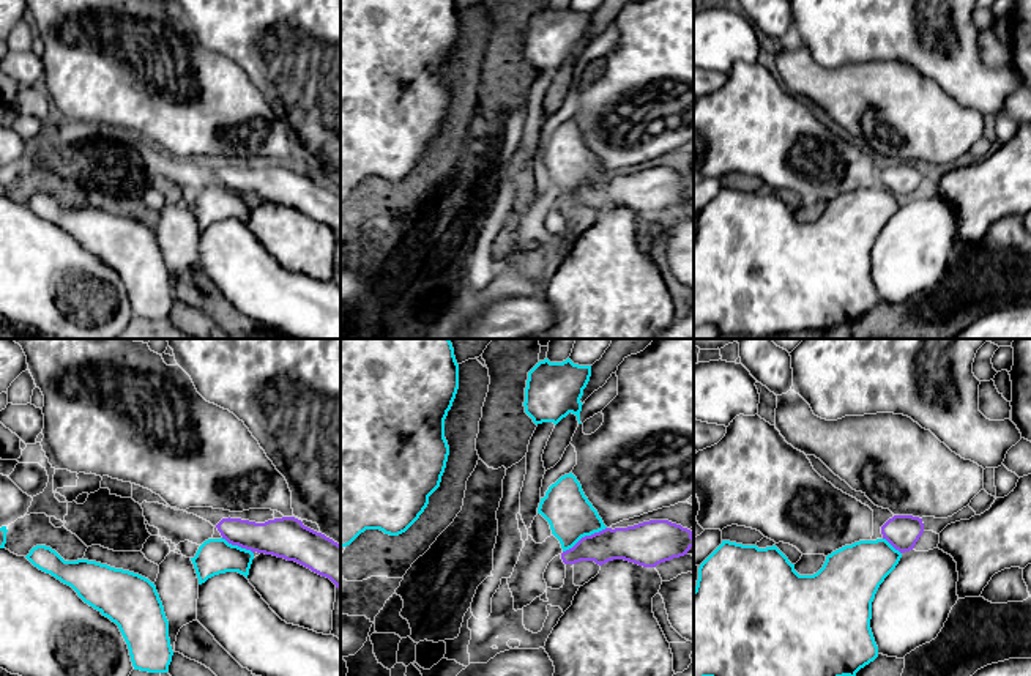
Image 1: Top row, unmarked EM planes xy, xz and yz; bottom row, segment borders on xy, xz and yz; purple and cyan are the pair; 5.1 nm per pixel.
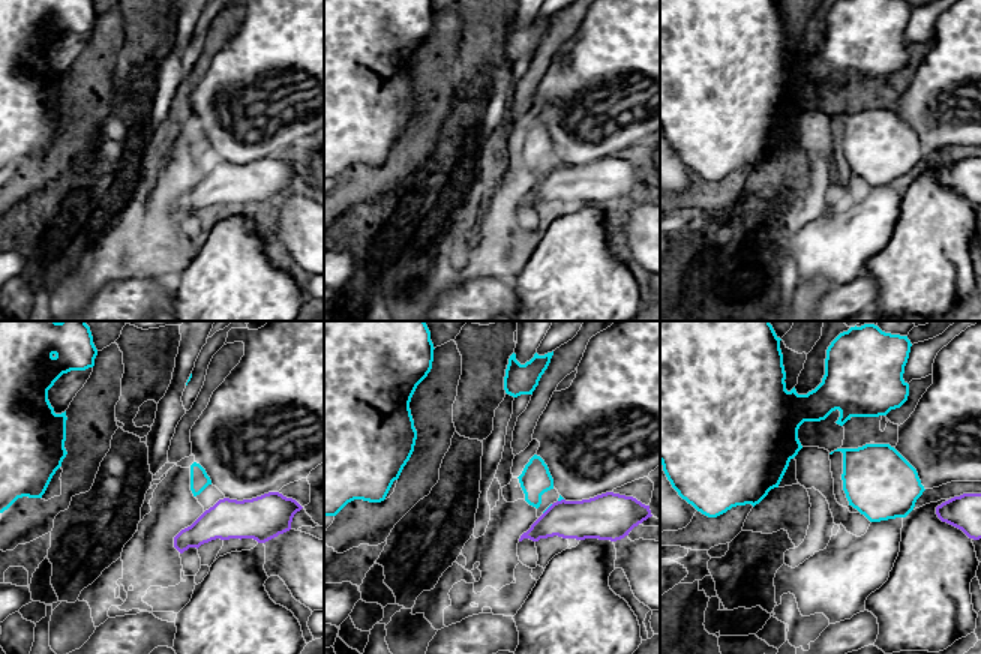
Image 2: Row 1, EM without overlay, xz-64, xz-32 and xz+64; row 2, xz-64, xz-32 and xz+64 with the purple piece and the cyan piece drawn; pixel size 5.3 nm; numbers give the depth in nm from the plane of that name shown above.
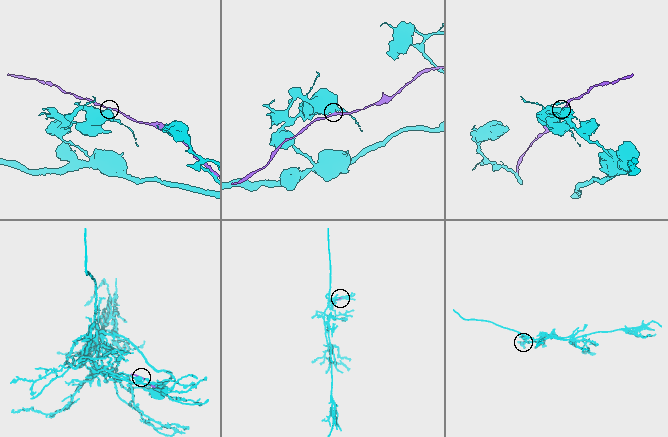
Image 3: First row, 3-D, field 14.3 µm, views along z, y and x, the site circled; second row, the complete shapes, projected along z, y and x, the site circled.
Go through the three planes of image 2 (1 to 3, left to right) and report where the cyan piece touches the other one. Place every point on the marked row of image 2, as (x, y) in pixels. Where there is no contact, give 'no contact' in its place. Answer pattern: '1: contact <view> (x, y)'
1: no contact
2: contact xz-32 (548, 509)
3: no contact

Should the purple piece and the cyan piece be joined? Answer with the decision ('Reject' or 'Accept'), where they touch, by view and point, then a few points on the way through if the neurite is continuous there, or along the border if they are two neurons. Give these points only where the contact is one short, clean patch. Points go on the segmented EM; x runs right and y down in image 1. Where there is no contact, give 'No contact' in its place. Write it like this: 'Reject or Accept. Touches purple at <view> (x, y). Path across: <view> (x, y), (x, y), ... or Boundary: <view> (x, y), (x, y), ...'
Reject. Touches purple at xz (585, 536). Boundary: xz (606, 527), (582, 536), (563, 552)

